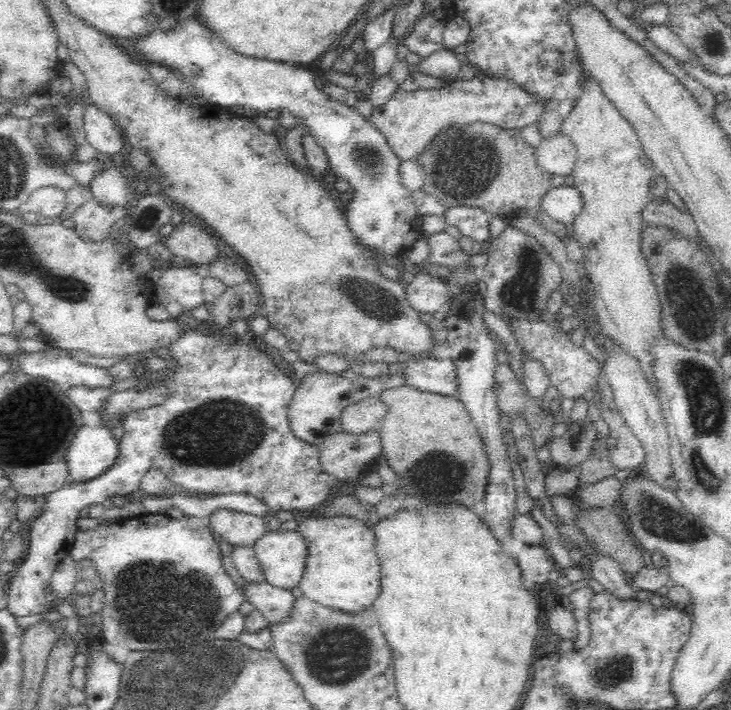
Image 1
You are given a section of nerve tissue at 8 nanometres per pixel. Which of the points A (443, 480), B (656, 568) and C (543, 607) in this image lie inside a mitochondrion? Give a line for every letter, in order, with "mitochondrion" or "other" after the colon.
A: mitochondrion
B: other
C: other

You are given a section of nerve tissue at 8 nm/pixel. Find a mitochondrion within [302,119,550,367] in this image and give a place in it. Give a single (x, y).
(468, 175)

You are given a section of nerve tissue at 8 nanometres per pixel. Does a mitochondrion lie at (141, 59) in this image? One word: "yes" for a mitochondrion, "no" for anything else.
no

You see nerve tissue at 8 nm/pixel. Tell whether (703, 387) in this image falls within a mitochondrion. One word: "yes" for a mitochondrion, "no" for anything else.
yes

